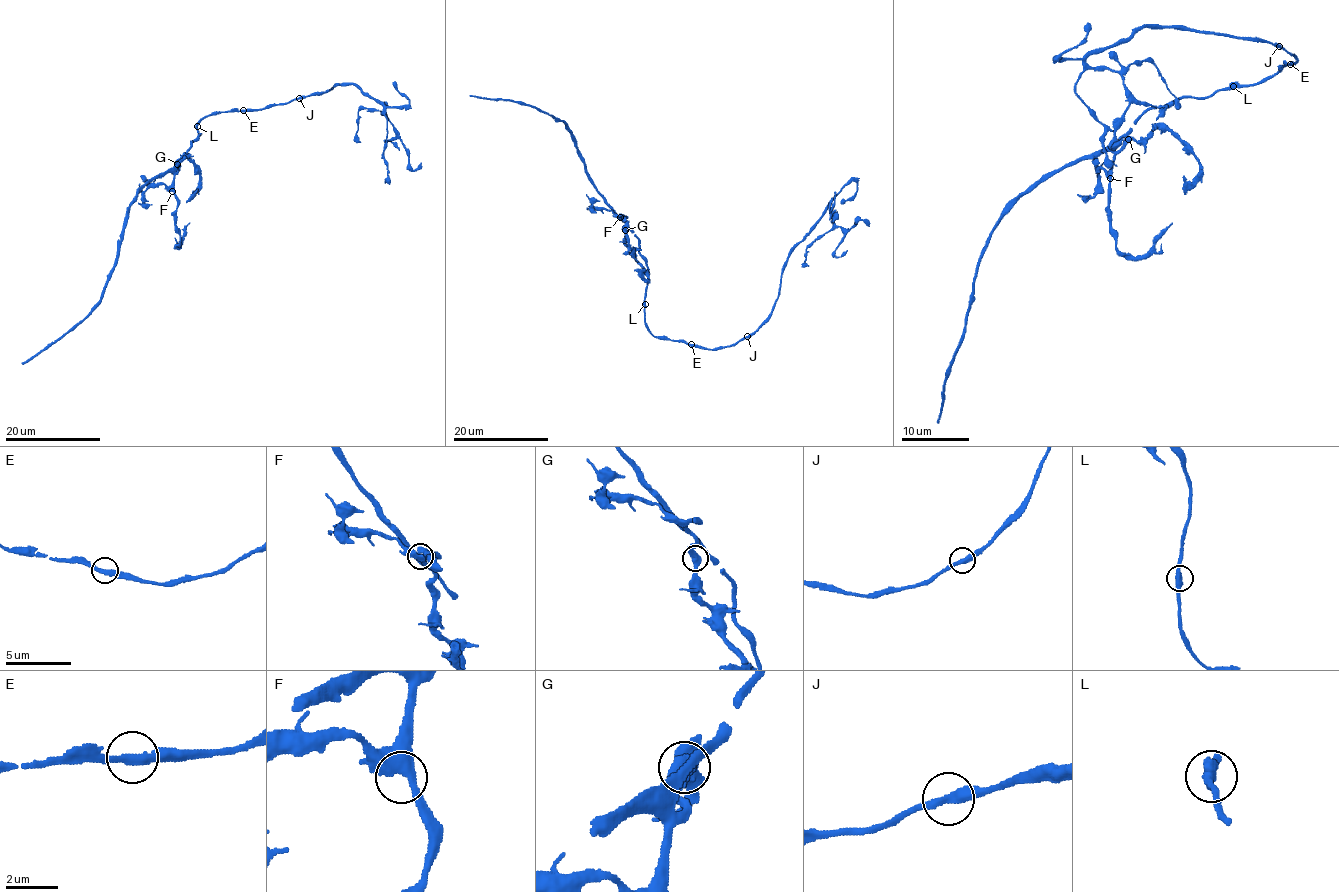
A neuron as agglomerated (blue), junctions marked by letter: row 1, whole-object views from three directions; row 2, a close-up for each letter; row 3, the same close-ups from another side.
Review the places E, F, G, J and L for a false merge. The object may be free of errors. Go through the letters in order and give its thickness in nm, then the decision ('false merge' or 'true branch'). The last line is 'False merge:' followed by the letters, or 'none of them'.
E: calibre 320 nm; true branch
F: calibre 460 nm; true branch
G: calibre 550 nm; true branch
J: calibre 360 nm; true branch
L: calibre 550 nm; true branch
False merge: none of them

